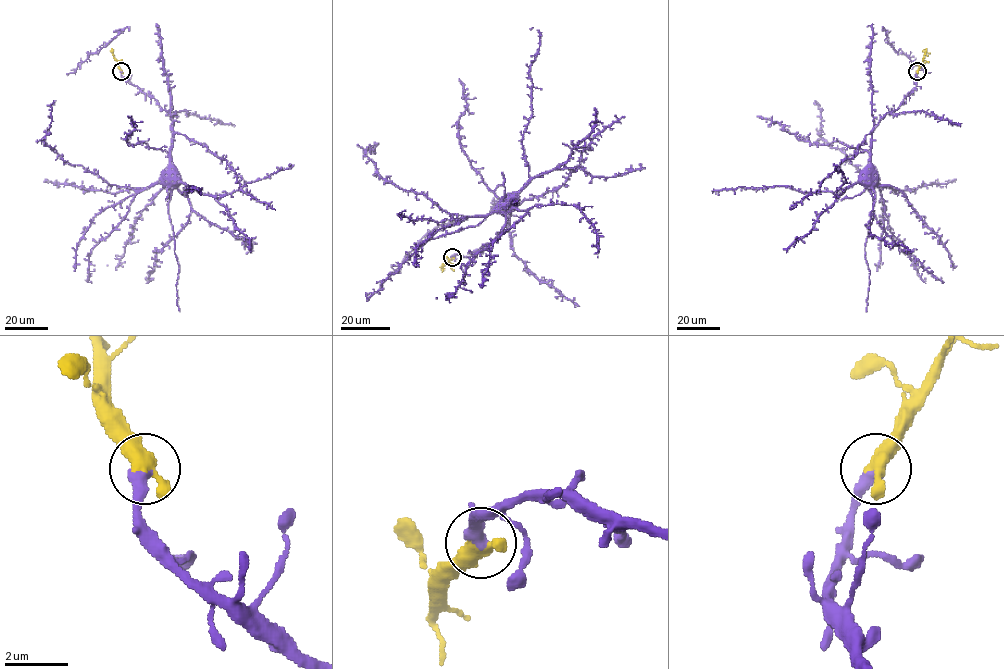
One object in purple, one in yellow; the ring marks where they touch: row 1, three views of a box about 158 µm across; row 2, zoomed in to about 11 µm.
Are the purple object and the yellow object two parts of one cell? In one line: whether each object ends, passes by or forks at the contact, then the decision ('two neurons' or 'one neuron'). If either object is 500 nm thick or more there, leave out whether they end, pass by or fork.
one neuron

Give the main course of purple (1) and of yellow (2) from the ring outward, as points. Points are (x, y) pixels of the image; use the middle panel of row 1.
1: (452, 258), (469, 257), (493, 240), (507, 227), (509, 208), (449, 214), (379, 175), (365, 154), (378, 143)
2: (452, 258), (443, 265), (442, 272)

